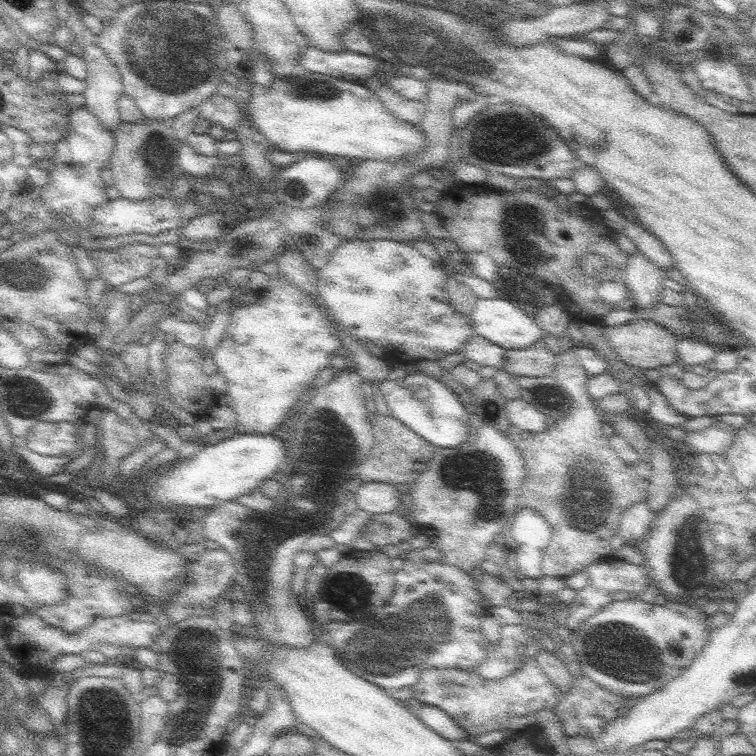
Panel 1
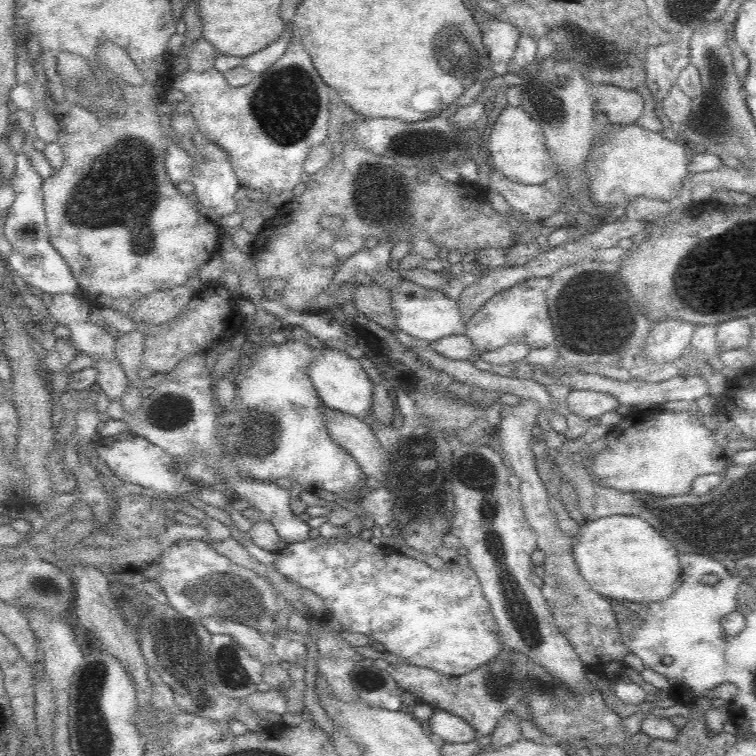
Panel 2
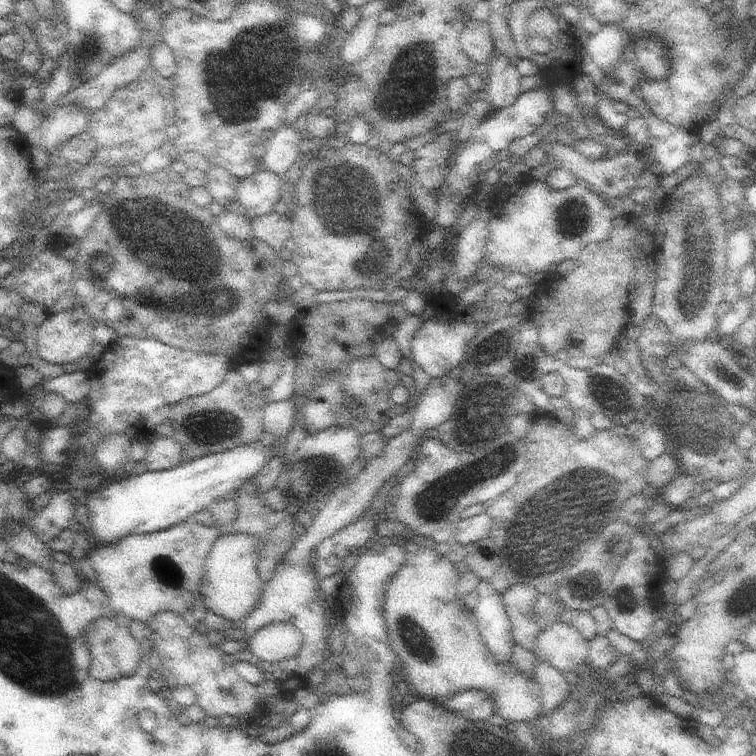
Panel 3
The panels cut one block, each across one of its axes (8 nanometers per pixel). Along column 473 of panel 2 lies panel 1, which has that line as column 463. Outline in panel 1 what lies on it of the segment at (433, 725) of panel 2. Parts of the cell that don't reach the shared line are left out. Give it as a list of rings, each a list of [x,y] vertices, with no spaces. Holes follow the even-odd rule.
[[[423,706],[419,710],[419,718],[437,734],[441,734],[443,738],[451,740],[451,742],[459,742],[459,740],[477,740],[477,736],[469,736],[469,732],[457,724],[455,718],[451,718],[445,710],[437,708],[437,706]]]

